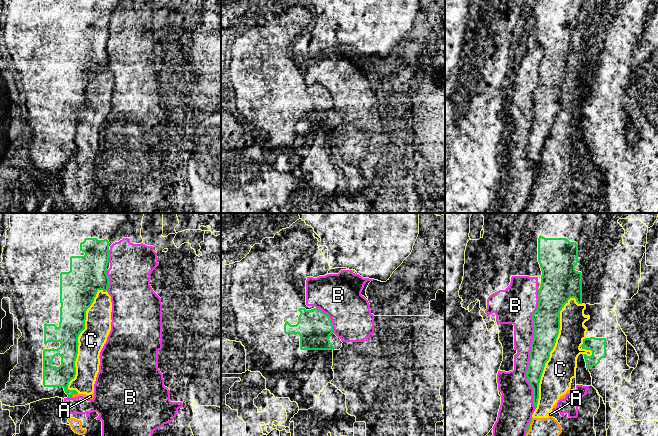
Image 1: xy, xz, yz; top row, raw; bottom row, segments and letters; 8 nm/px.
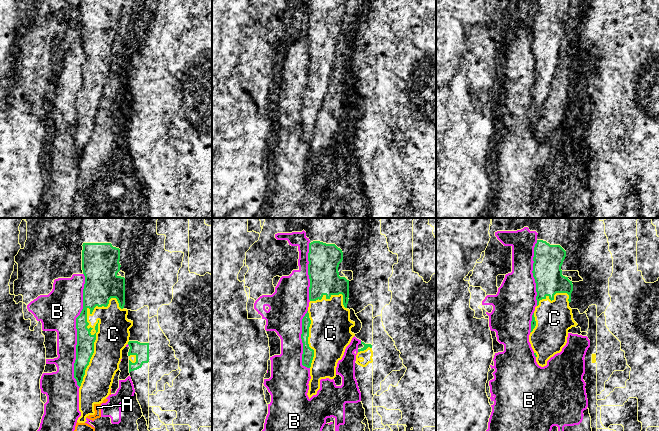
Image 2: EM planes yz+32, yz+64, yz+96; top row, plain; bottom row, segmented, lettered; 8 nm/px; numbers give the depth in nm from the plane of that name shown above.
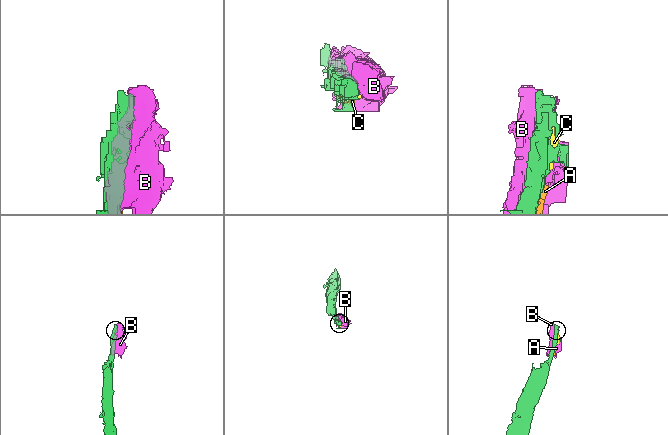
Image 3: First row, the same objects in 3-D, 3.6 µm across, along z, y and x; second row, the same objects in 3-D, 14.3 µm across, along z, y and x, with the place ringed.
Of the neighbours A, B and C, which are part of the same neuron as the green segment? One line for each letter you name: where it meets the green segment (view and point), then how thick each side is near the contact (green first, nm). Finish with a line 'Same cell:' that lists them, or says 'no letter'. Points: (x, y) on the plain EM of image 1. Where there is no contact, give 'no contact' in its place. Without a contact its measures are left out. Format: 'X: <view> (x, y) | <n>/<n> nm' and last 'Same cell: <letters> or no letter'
Same cell: no letter

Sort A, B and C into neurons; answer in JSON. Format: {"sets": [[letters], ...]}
{"sets": [["A", "C"], ["B"]]}

